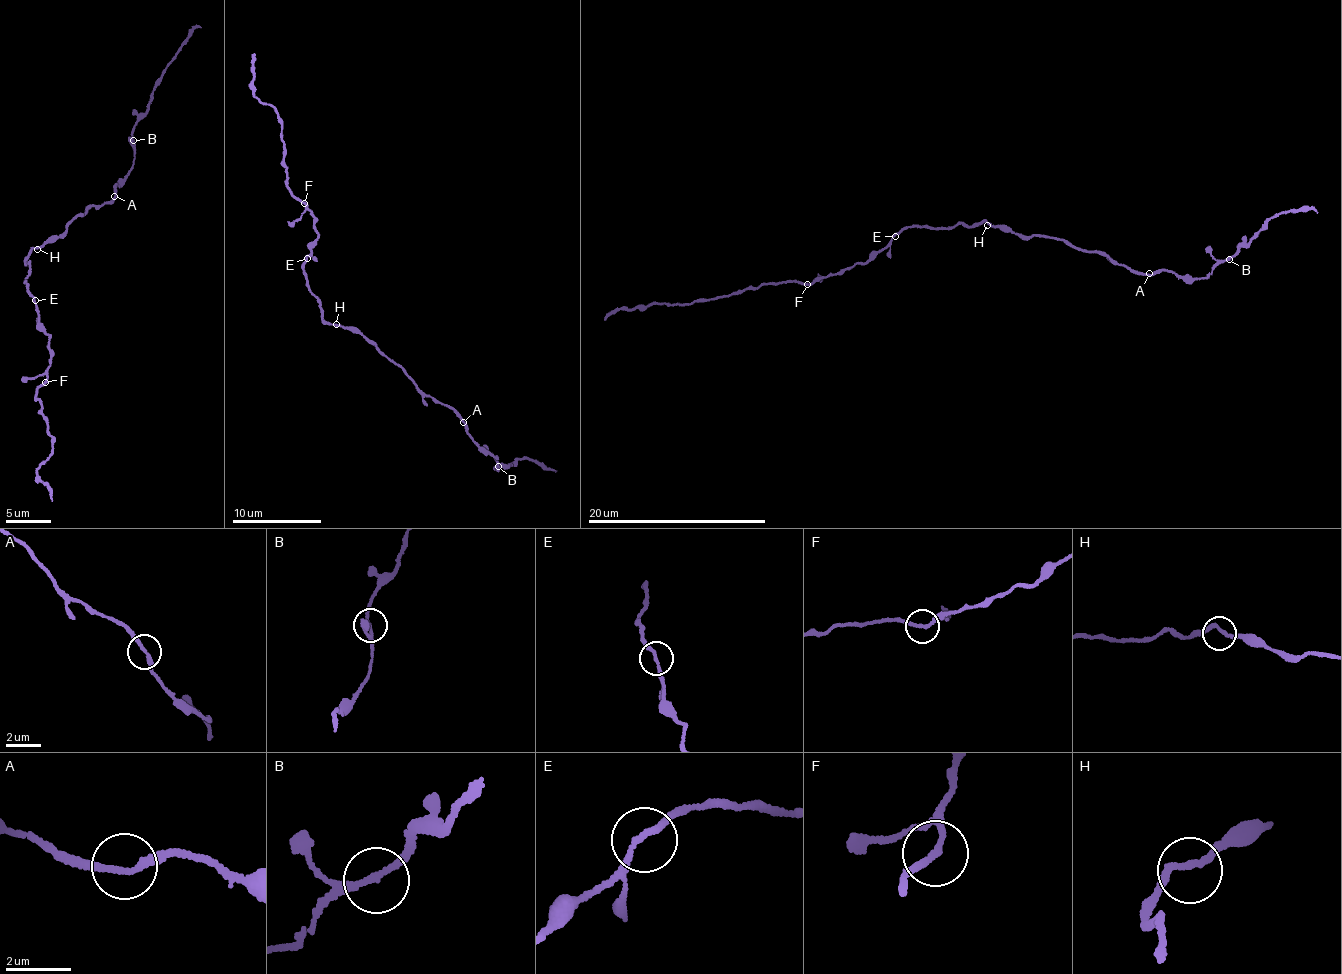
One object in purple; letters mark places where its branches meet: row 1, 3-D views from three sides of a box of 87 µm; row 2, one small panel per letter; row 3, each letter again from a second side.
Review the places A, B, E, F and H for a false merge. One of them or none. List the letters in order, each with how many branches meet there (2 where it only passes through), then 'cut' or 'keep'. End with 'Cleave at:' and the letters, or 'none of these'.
A: 2 branches meet; keep
B: 2 branches meet; keep
E: 2 branches meet; keep
F: 2 branches meet; keep
H: 2 branches meet; keep
Cleave at: none of these

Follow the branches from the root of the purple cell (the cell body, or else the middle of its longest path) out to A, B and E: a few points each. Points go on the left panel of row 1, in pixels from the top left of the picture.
A: (35, 247), (59, 236), (79, 213), (82, 215), (93, 205), (101, 207), (114, 196)
B: (35, 247), (59, 236), (88, 208), (112, 200), (112, 185), (128, 175), (132, 166), (133, 140)
E: (35, 247), (27, 262), (30, 264), (29, 273), (25, 281), (35, 300)

